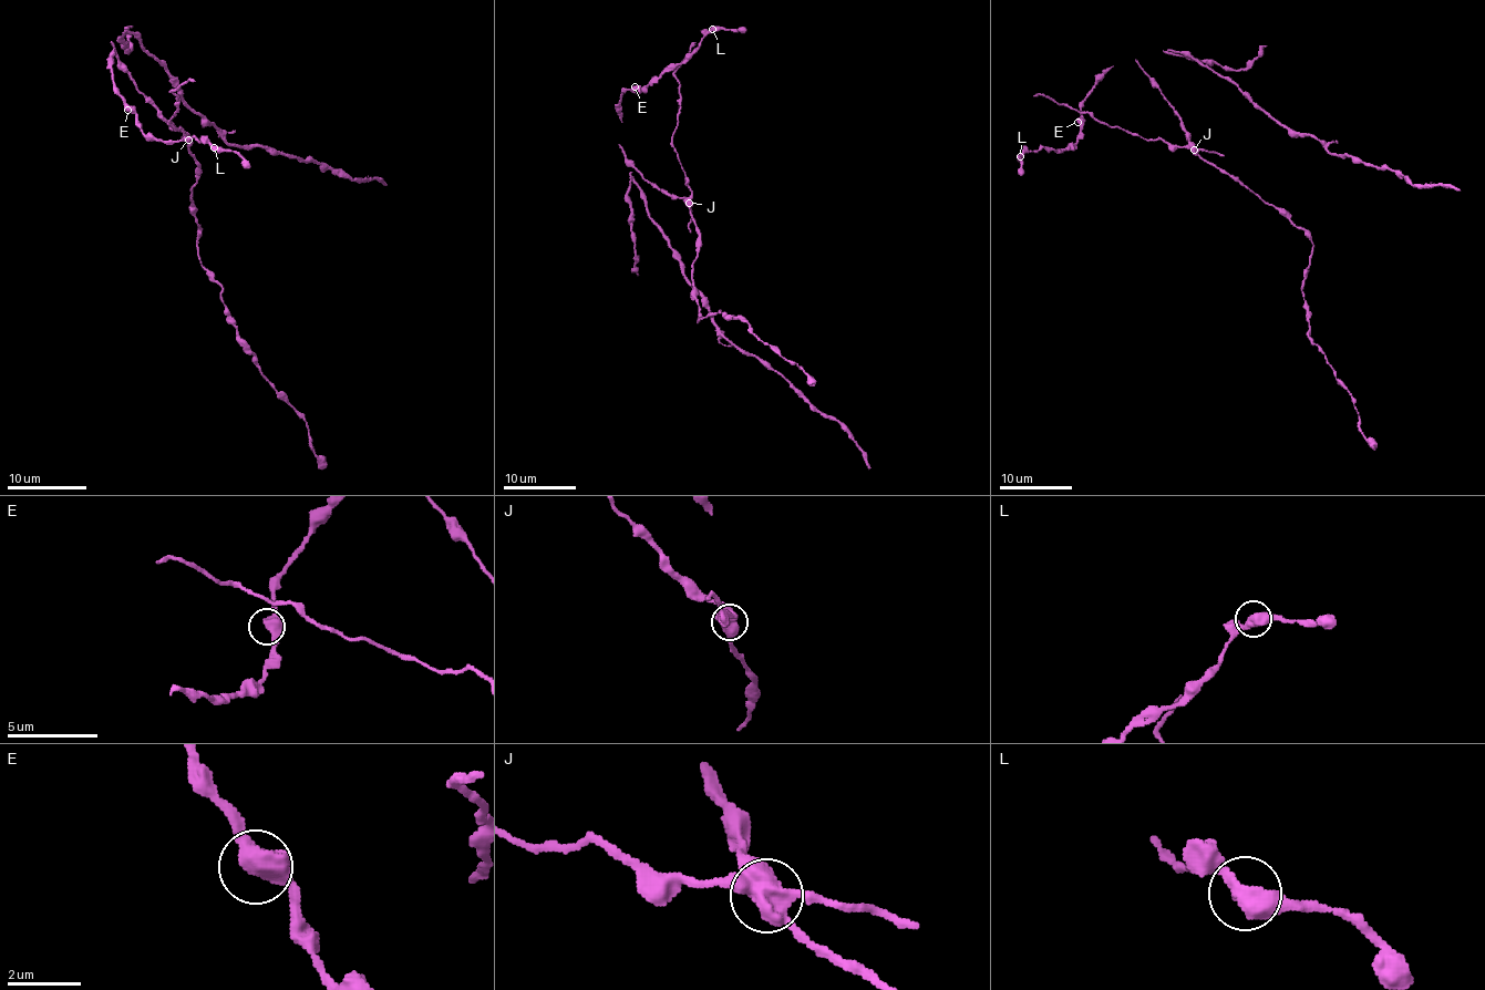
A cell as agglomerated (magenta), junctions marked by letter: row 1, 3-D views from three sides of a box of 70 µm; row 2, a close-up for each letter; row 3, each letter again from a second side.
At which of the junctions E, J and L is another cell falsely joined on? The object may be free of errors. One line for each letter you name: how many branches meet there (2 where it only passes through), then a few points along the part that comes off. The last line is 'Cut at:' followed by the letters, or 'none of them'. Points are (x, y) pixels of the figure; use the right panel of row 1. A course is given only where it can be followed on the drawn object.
J: branches 4; course (1194, 148), (1131, 134), (1043, 94), (1034, 96)
Cut at: J

